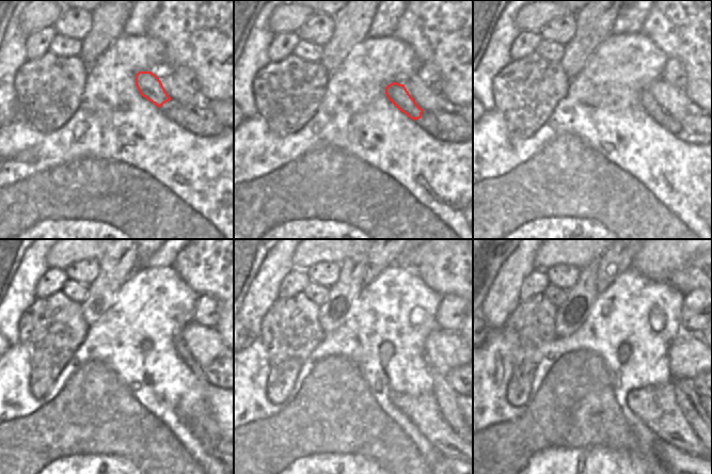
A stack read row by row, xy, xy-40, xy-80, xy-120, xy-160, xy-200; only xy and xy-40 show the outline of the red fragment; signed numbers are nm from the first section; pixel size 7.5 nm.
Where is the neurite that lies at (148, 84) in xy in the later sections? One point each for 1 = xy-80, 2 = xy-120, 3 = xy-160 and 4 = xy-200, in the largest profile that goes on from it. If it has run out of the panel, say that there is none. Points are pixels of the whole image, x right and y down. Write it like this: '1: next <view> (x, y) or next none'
1: next xy-80 (647, 101)
2: next xy-120 (182, 349)
3: next xy-160 (446, 397)
4: next xy-200 (689, 401)

